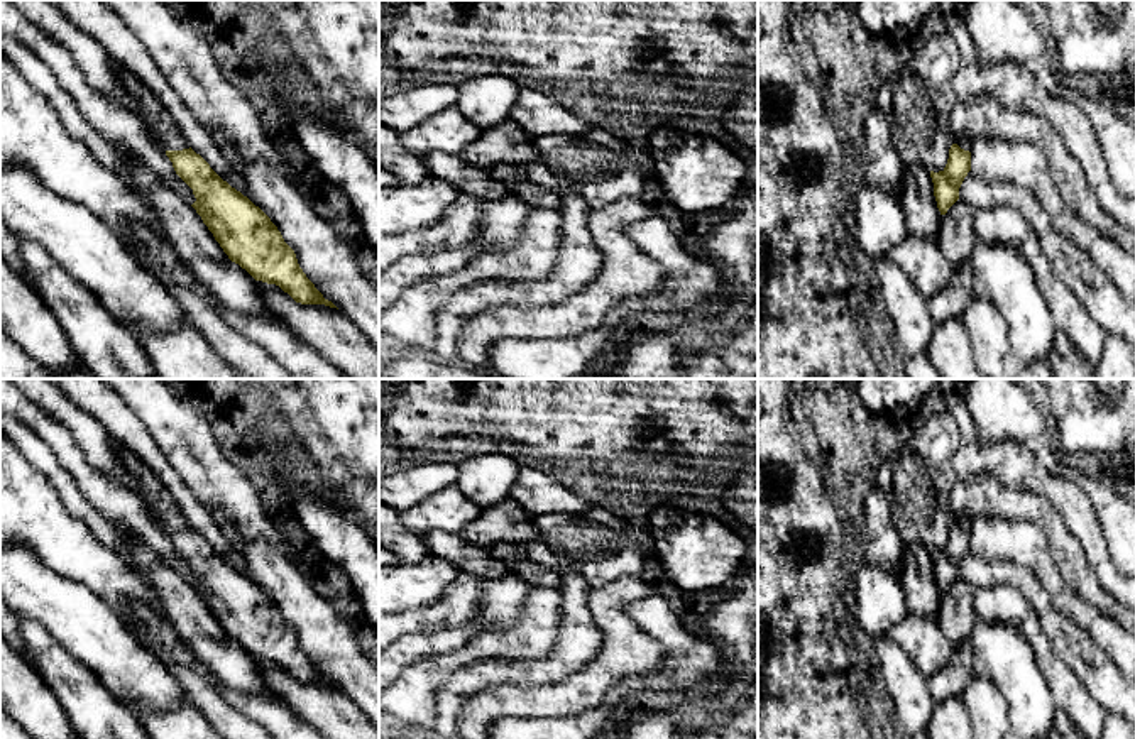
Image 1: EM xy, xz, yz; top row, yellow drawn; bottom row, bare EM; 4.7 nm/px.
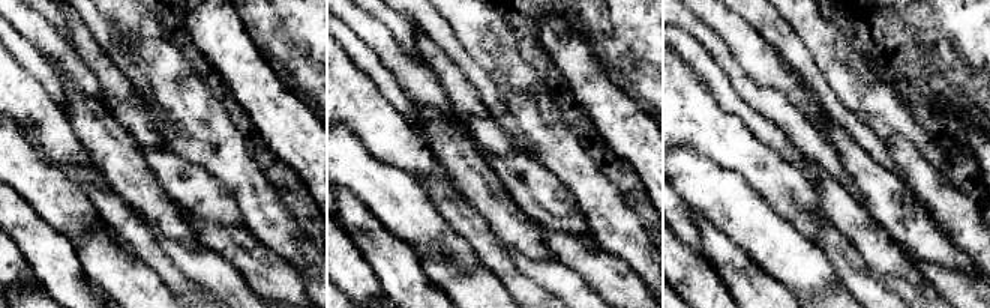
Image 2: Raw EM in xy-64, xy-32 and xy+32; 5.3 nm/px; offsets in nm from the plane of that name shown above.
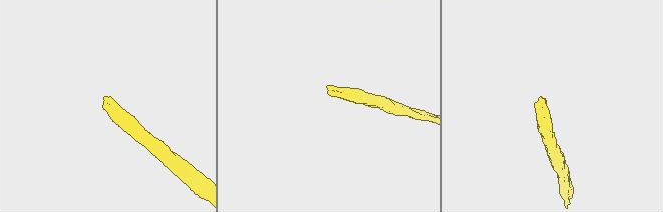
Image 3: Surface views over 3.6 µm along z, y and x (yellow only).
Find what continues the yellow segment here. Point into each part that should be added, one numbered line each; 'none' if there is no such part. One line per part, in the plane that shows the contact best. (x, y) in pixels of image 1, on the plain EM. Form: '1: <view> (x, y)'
1: xy (158, 501)

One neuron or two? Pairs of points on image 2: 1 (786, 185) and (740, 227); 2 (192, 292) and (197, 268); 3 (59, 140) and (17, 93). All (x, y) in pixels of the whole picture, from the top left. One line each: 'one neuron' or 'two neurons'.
1: two neurons
2: two neurons
3: one neuron

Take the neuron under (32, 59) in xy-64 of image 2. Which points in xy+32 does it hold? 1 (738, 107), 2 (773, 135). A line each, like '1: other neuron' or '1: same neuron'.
1: same neuron
2: same neuron

